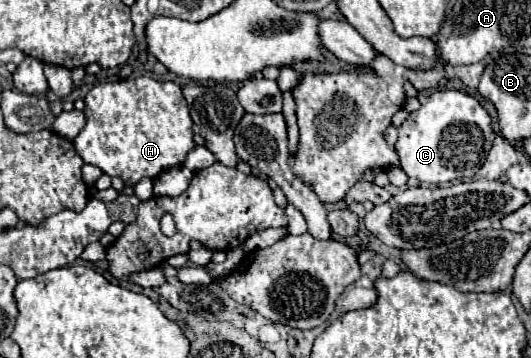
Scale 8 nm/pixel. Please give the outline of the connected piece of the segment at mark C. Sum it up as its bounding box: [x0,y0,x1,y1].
[394,90,492,184]

